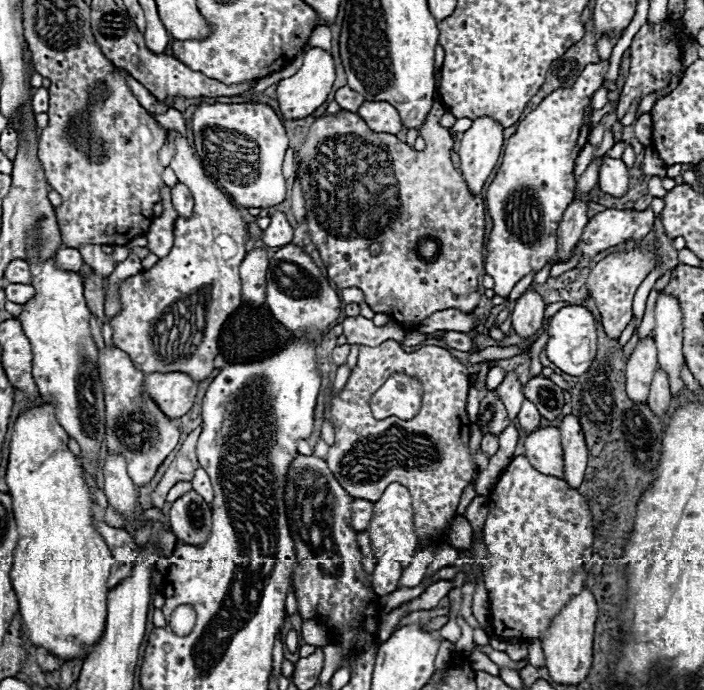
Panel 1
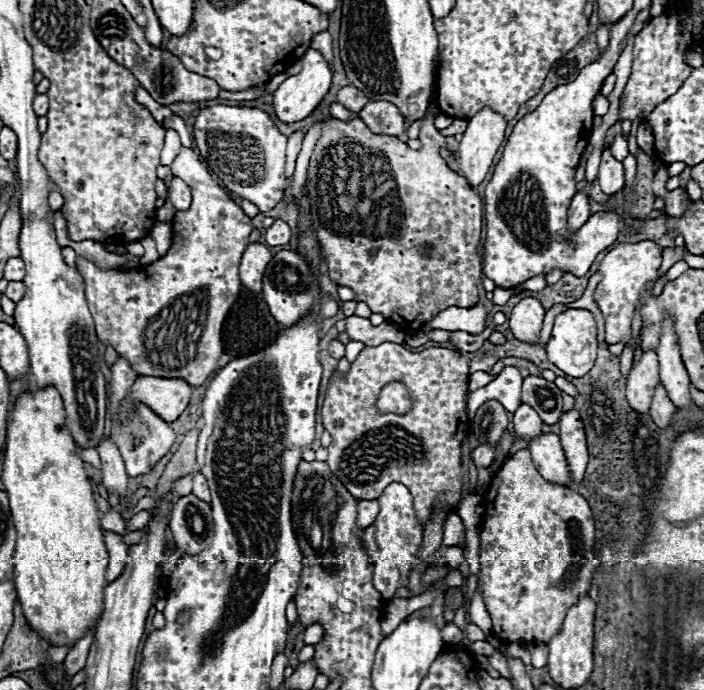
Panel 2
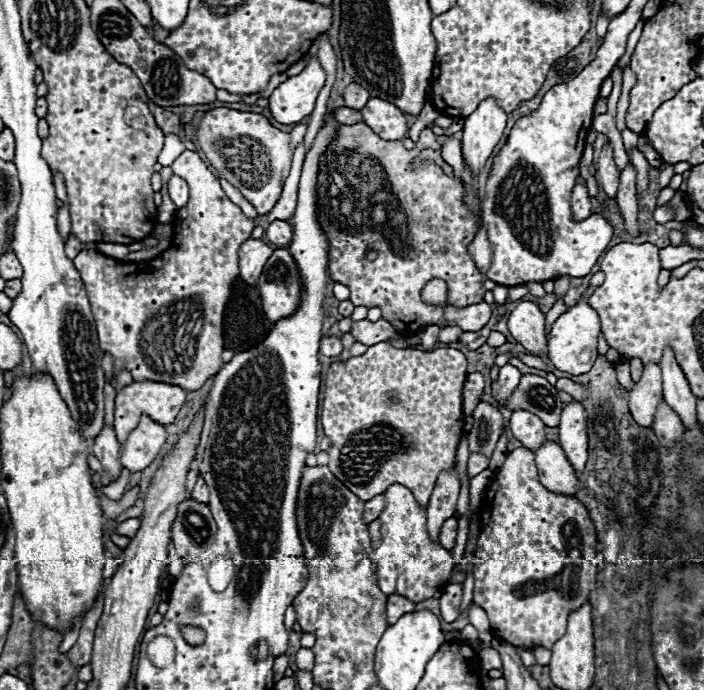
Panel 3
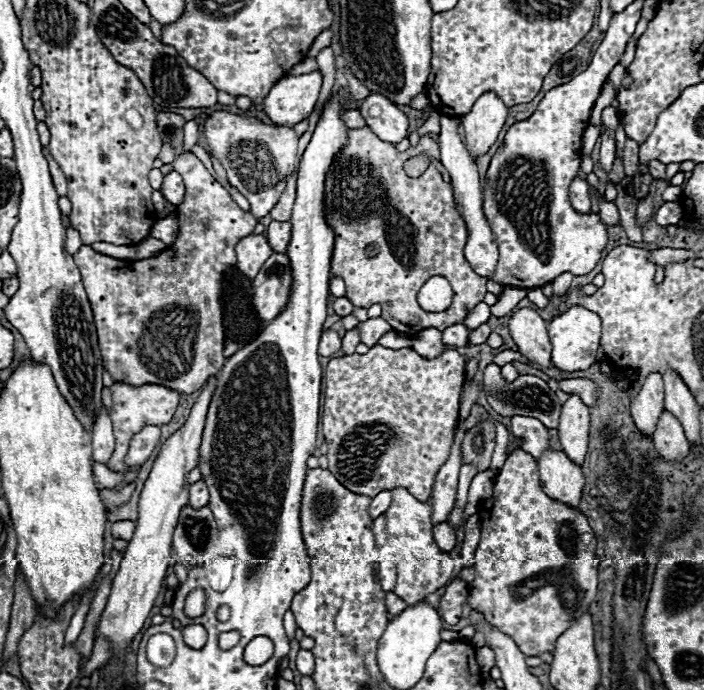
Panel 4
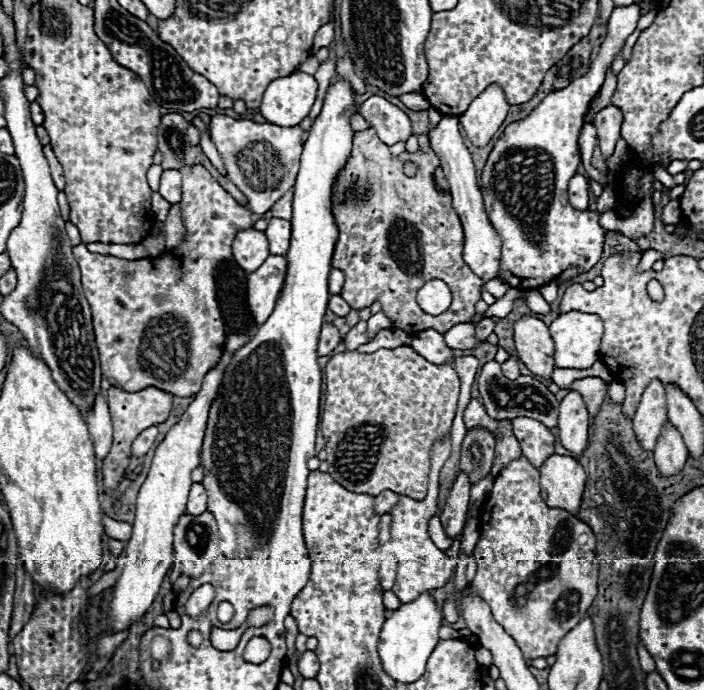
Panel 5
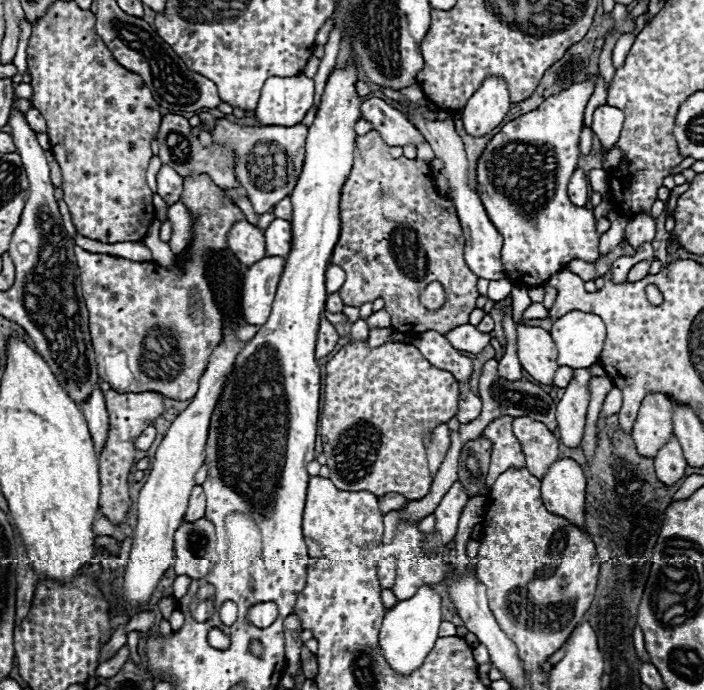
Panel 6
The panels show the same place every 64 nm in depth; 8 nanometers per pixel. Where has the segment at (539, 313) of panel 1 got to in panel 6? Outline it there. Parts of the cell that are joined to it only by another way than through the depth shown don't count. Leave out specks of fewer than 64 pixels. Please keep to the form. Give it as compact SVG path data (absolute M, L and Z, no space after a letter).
M518 326L518 358L522 368L544 386L554 384L554 374L560 368L556 362L556 344L544 328Z

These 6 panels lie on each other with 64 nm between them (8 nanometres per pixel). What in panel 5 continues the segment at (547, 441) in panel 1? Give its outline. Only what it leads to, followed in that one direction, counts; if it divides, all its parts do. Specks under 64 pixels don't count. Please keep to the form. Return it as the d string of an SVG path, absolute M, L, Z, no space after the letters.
M550 456L540 468L542 498L550 508L560 508L570 514L578 514L582 492L586 484L586 472L572 456Z

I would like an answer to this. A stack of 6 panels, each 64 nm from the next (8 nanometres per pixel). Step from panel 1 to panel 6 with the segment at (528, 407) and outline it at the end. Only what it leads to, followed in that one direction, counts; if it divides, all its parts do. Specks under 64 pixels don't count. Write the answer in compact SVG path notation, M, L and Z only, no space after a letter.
M530 416L514 418L514 434L526 454L526 468L532 476L542 480L548 468L558 460L556 436L542 422L532 420Z

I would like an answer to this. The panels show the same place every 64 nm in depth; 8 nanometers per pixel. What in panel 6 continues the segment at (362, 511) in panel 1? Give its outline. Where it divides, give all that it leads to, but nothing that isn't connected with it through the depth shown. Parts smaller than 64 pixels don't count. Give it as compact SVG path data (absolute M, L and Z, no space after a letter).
M386 494L386 496L380 498L380 510L382 510L384 514L390 512L390 510L402 510L402 508L406 508L408 502L410 502L410 500L404 498L402 494Z

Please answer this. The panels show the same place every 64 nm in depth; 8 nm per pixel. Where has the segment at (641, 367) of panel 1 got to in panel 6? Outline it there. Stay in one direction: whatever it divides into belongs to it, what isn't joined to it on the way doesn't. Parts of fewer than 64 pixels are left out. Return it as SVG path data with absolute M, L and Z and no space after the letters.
M662 394L646 396L632 430L638 454L644 458L654 458L672 436L672 402Z

